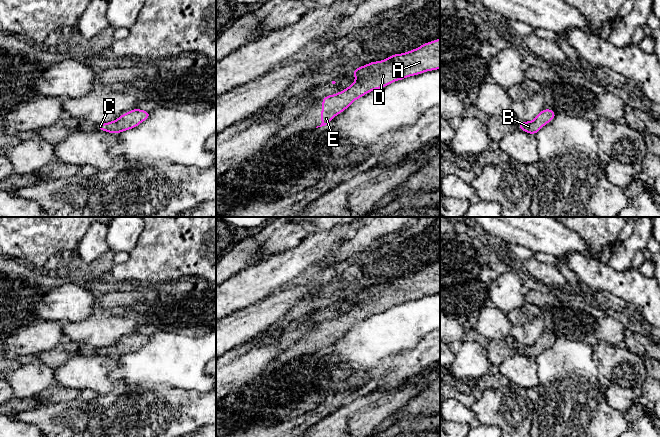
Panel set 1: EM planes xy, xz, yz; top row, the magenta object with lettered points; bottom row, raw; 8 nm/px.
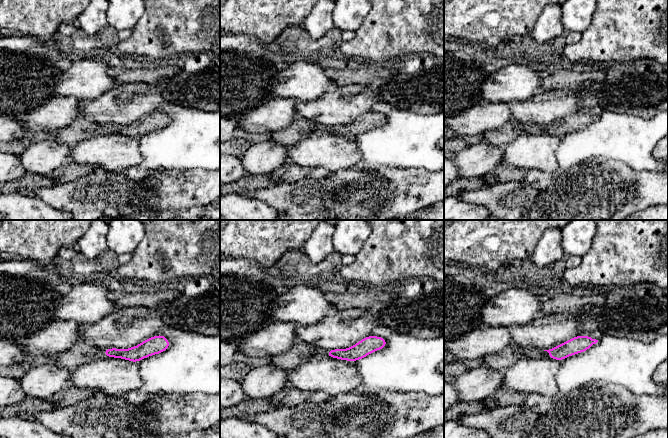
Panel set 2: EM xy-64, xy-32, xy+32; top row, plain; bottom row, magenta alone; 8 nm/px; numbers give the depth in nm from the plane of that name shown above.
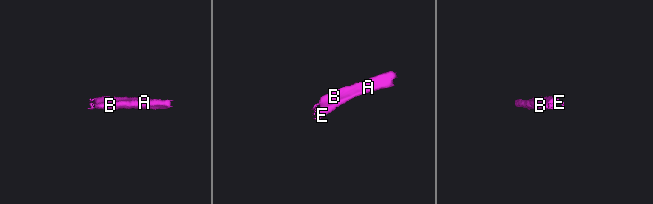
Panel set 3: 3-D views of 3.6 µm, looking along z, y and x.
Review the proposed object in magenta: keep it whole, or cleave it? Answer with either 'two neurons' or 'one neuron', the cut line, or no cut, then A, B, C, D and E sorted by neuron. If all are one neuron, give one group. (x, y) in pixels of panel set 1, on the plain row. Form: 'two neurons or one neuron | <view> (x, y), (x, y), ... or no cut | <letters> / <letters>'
one neuron | no cut | A B C D E

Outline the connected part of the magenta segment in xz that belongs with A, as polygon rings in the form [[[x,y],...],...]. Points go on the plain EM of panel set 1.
[[[440,262],[414,274],[393,278],[382,285],[358,291],[352,294],[356,301],[352,309],[339,317],[322,322],[322,347],[316,352],[328,349],[336,339],[349,332],[353,325],[373,314],[436,293],[440,293]]]

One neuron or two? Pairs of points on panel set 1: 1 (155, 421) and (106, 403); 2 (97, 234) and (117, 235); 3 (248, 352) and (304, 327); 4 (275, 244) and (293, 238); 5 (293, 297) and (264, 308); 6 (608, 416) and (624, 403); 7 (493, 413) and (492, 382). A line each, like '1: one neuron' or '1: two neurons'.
1: one neuron
2: two neurons
3: one neuron
4: one neuron
5: one neuron
6: two neurons
7: two neurons

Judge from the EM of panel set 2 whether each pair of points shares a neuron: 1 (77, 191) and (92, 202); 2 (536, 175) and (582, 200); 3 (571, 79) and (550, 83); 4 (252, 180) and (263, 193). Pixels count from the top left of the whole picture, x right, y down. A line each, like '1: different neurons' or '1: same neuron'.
1: same neuron
2: same neuron
3: same neuron
4: different neurons

